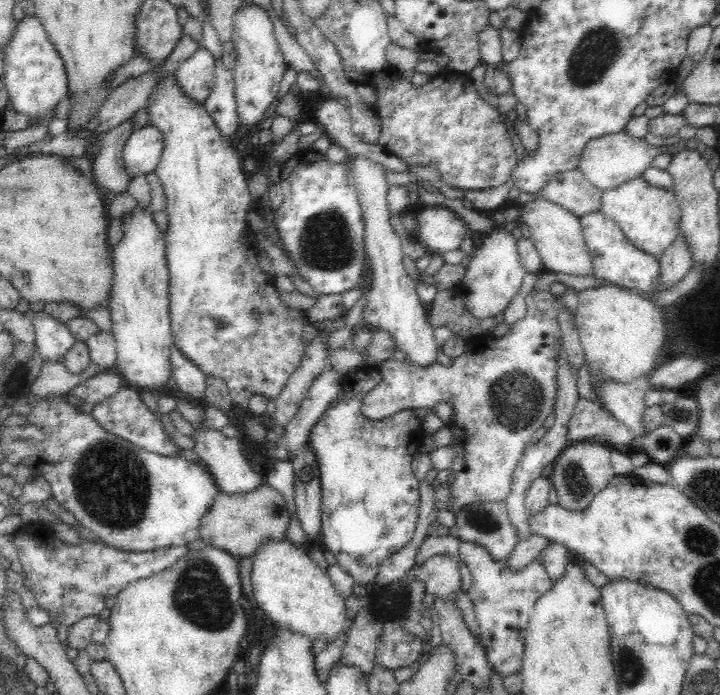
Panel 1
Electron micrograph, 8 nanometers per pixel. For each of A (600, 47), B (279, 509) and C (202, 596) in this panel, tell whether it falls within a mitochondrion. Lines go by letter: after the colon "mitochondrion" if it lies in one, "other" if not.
A: mitochondrion
B: mitochondrion
C: mitochondrion

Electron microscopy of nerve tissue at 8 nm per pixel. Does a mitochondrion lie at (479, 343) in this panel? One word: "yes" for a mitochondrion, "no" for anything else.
no

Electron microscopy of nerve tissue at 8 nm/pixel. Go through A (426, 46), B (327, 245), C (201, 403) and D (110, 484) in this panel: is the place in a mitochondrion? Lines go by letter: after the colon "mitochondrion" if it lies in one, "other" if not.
A: other
B: mitochondrion
C: other
D: mitochondrion

